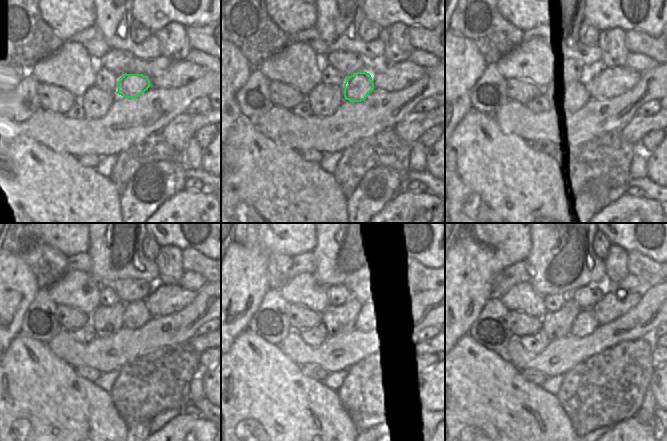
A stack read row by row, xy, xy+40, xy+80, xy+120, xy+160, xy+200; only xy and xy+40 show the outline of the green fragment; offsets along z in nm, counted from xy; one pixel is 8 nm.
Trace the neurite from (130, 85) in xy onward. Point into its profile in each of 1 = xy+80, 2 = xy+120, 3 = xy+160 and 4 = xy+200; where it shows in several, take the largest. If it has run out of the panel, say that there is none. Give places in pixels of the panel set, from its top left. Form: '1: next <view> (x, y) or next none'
1: next xy+80 (583, 88)
2: next xy+120 (136, 314)
3: next xy+160 (365, 319)
4: next xy+200 (586, 322)

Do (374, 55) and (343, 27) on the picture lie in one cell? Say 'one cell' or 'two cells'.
one cell

